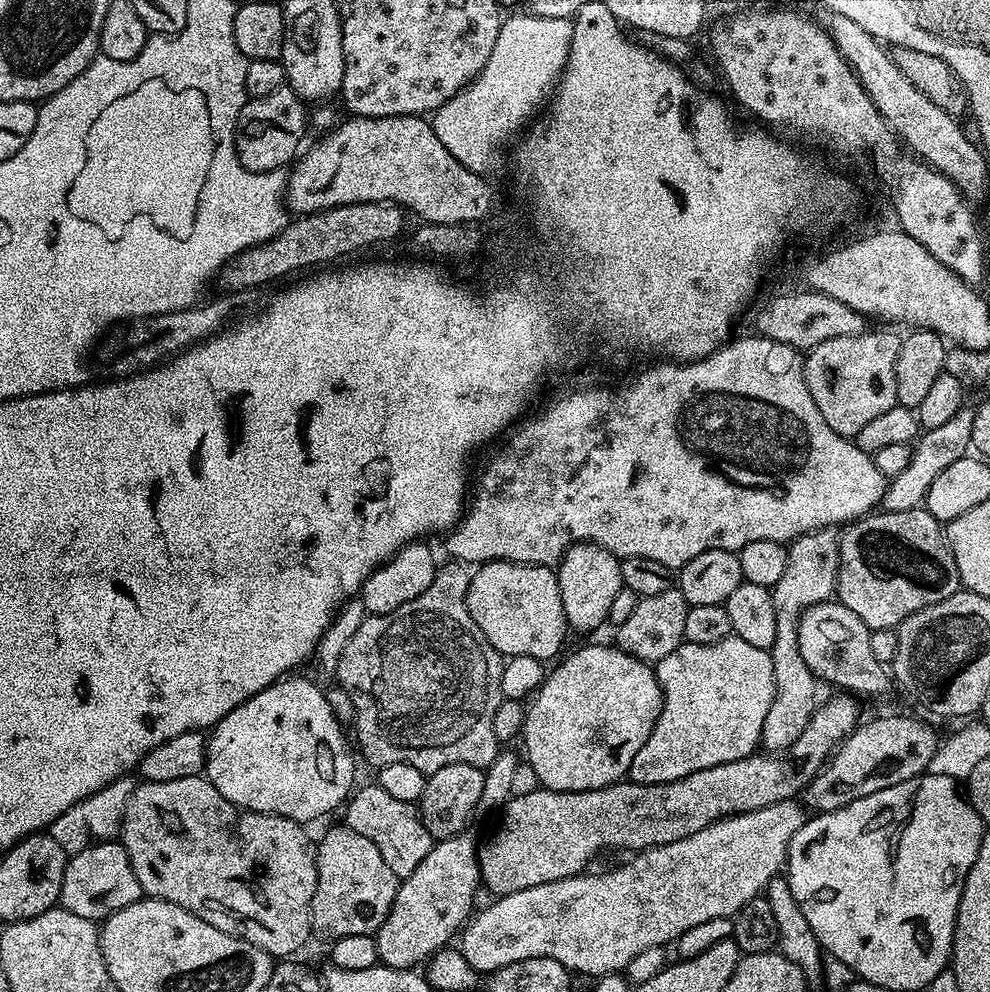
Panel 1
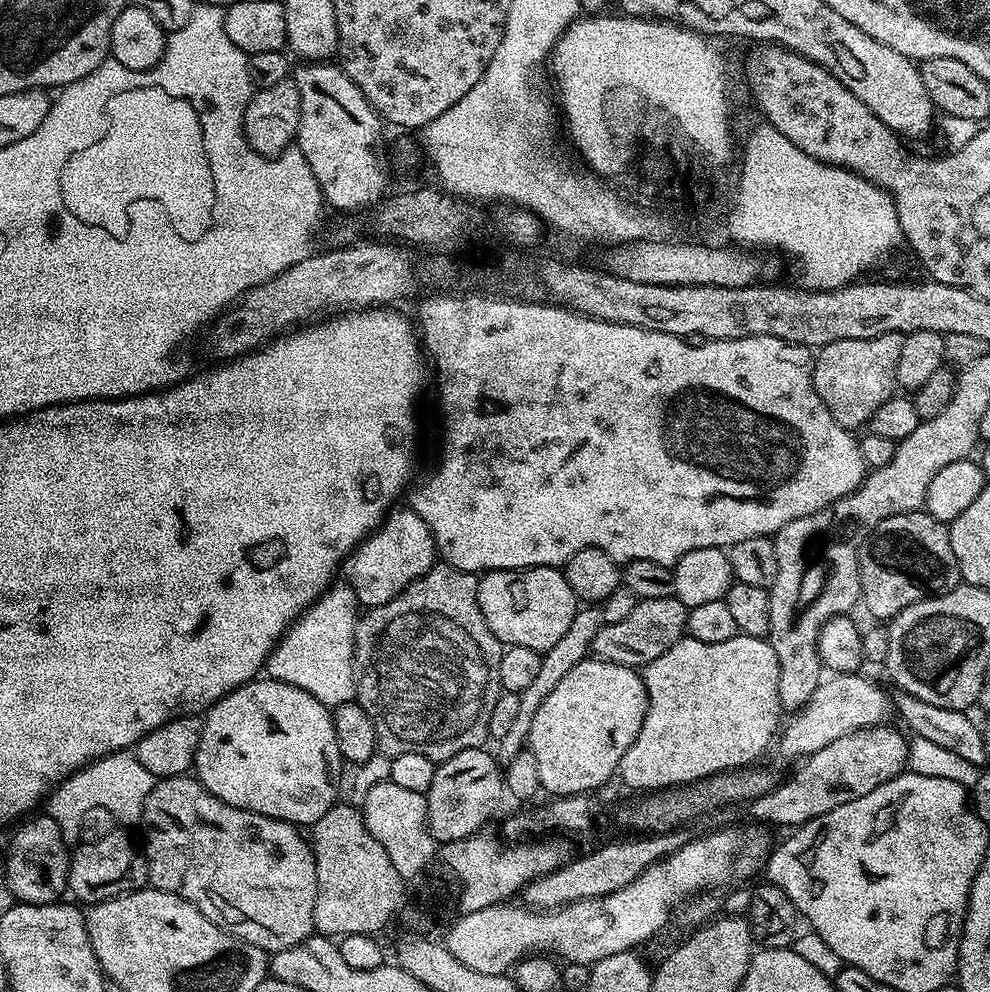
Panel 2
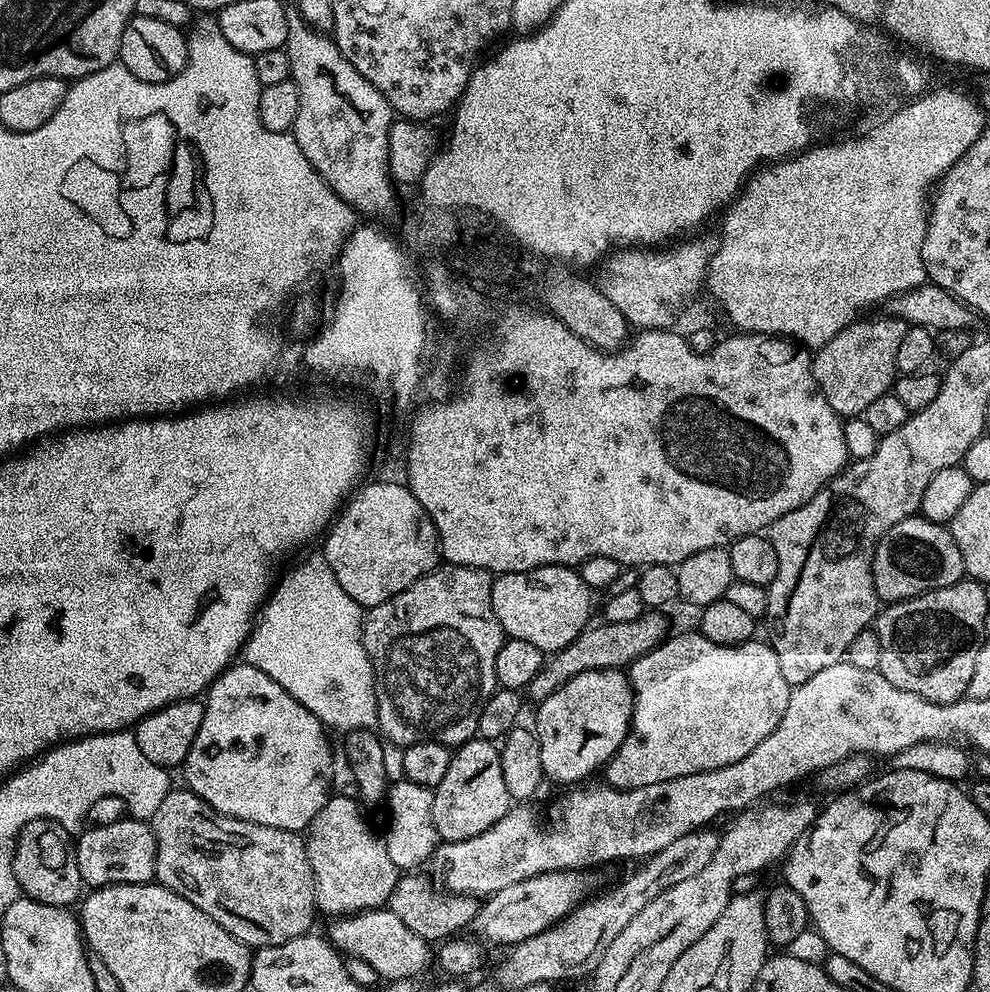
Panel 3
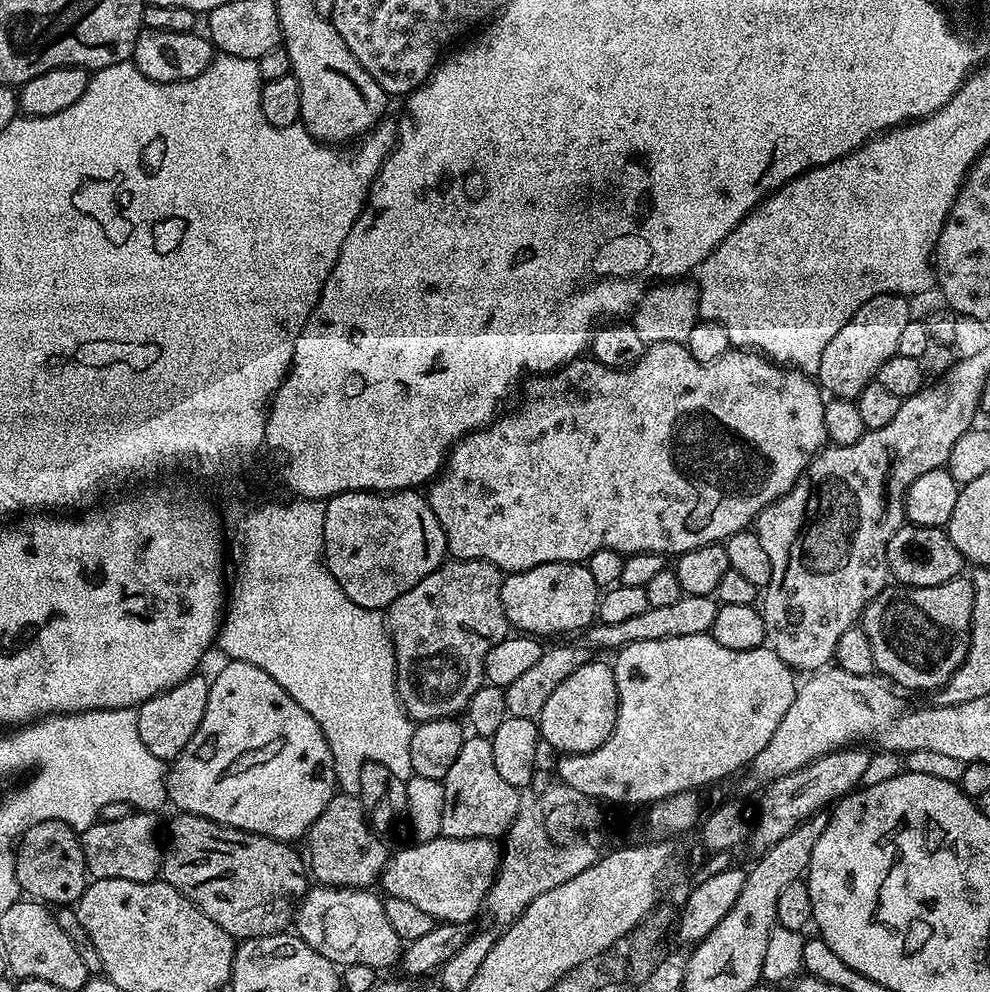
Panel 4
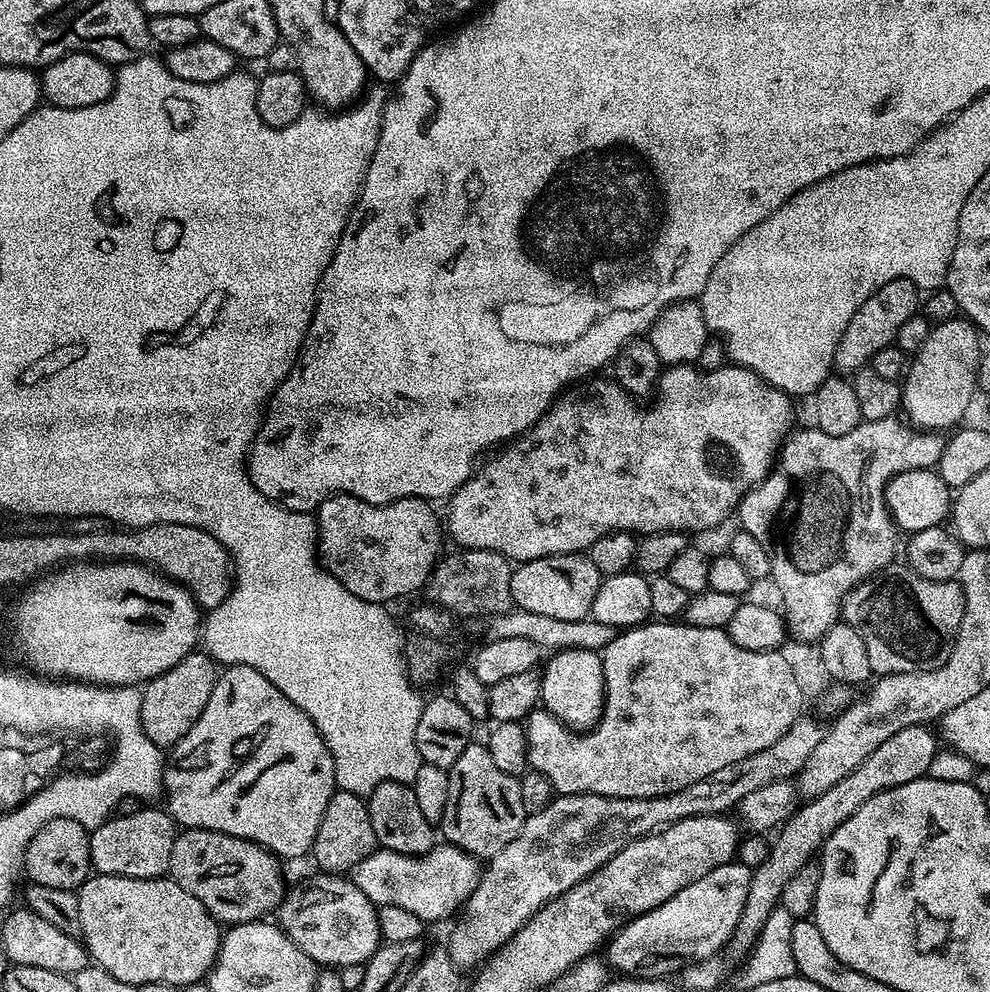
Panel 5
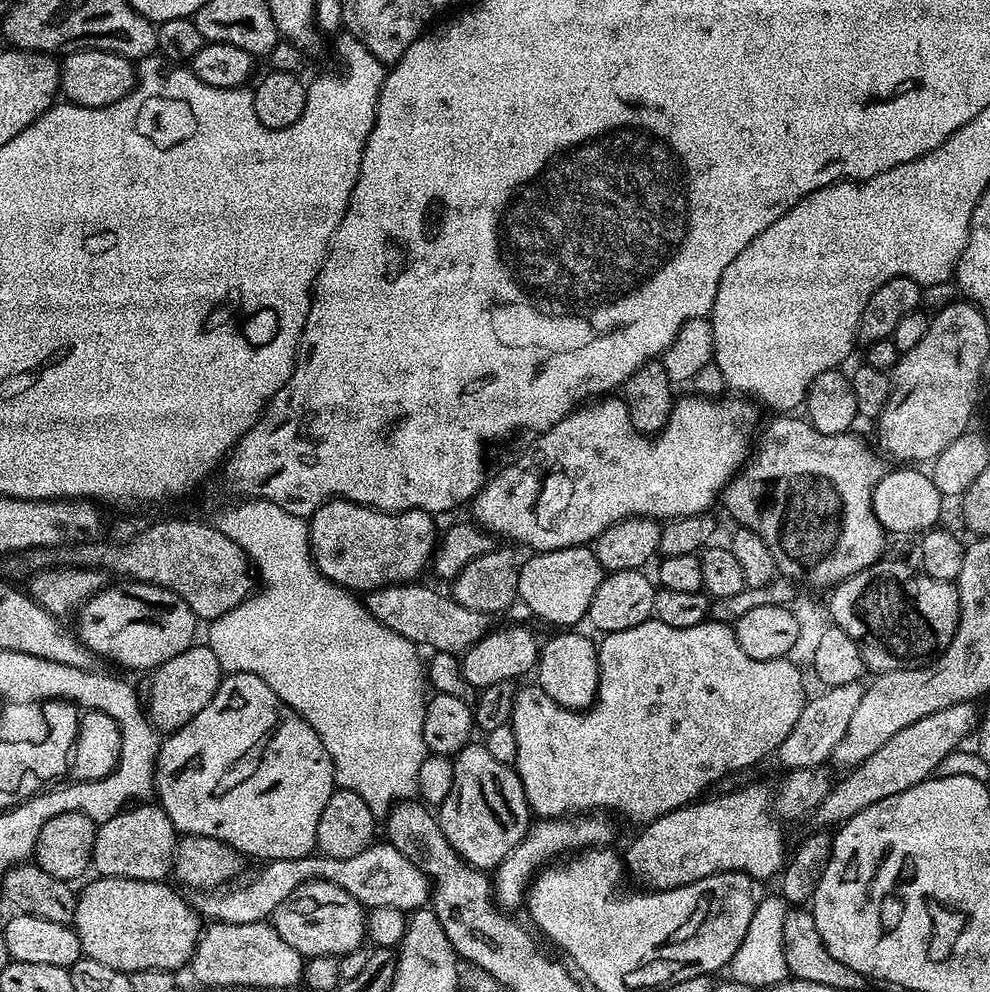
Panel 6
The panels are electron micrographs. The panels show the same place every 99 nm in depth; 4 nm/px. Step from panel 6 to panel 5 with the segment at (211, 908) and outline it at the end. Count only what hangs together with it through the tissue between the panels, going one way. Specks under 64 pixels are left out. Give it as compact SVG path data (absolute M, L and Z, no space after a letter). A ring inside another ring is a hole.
M447 842L437 843L425 856L407 856L397 852L377 850L352 869L350 879L353 884L377 906L402 906L418 914L425 922L440 920L451 912L459 913L472 897L478 886L482 868L477 857Z

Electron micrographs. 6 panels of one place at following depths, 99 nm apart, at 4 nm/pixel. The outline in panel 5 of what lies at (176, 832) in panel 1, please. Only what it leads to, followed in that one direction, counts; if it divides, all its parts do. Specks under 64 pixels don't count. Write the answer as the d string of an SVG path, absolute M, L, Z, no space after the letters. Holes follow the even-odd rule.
M190 828L181 831L174 842L170 876L190 894L194 894L194 898L206 906L216 921L231 926L248 924L267 917L267 912L275 913L279 909L286 895L284 872L280 864L281 861L261 844L214 830Z

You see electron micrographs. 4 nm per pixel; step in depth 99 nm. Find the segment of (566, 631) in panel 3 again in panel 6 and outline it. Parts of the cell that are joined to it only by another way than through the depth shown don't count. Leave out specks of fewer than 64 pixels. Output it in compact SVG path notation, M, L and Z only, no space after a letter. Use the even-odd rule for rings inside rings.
M591 547L559 548L553 552L536 552L520 566L520 578L518 580L519 603L525 604L534 615L548 624L560 624L556 626L576 626L579 620L583 621L590 610L590 602L594 602L594 594L598 586L604 581L606 575L603 566L598 562L595 551Z

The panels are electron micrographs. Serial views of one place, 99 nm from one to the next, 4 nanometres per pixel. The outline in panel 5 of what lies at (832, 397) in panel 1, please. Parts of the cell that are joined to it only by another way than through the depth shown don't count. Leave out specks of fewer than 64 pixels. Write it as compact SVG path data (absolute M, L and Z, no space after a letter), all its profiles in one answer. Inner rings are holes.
M906 278L886 282L886 286L882 286L874 294L870 294L870 298L866 298L866 302L862 302L862 306L856 311L854 318L850 318L850 326L846 326L846 334L842 334L842 338L838 342L835 367L844 374L859 372L871 361L874 354L878 354L878 350L889 347L895 341L902 322L906 322L906 318L917 315L921 300L922 296L916 284Z

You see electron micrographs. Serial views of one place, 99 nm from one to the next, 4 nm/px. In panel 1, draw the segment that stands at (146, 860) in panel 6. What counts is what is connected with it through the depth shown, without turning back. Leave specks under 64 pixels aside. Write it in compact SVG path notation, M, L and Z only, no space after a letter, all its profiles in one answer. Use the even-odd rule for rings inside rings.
M93 842L82 851L69 855L68 865L62 874L58 904L70 910L70 914L78 914L78 918L103 922L118 910L138 902L143 896L138 874L134 874L134 866L130 866L124 845L119 842Z

